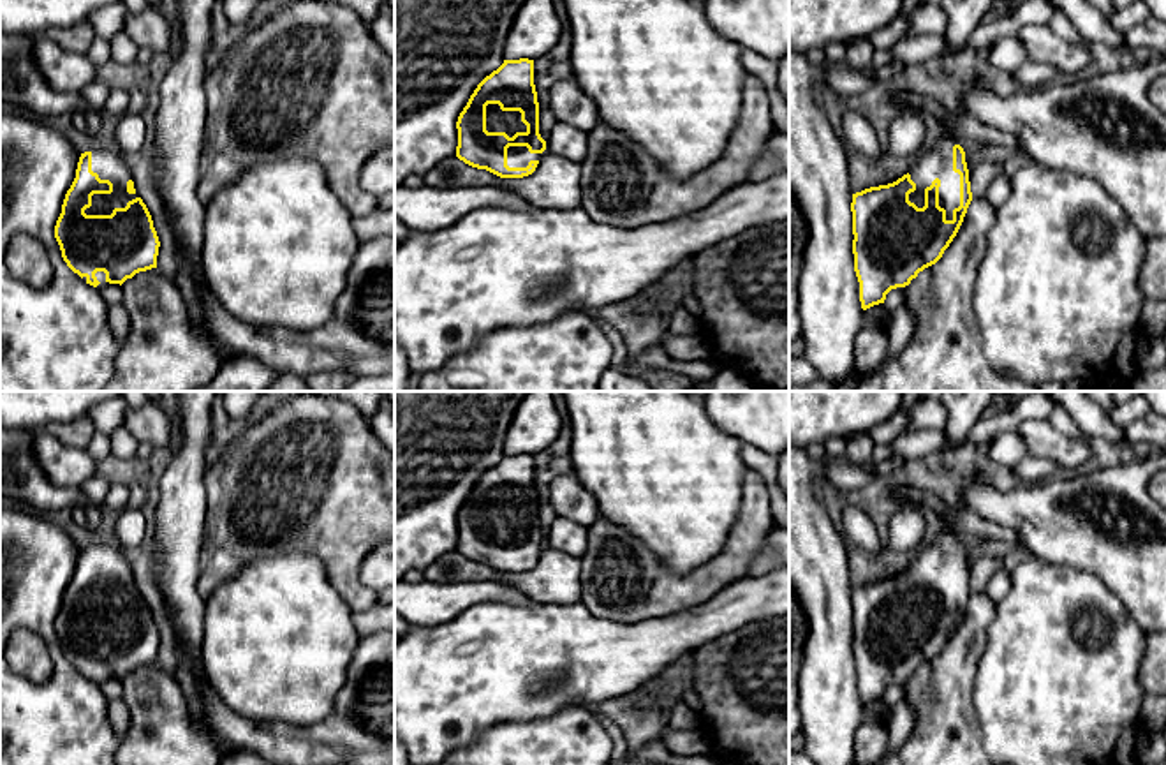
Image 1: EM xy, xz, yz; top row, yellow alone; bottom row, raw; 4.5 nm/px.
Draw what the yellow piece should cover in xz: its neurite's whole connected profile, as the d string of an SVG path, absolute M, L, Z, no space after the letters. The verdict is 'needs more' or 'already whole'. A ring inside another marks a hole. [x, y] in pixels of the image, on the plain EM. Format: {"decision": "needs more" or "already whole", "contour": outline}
{"decision": "needs more", "contour": "M504 455L486 471L458 511L456 552L500 573L535 566L546 536L539 529L534 455Z"}

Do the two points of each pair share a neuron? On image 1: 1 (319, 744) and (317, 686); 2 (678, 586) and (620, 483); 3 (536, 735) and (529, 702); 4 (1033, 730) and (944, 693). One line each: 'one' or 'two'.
1: two
2: two
3: two
4: two

